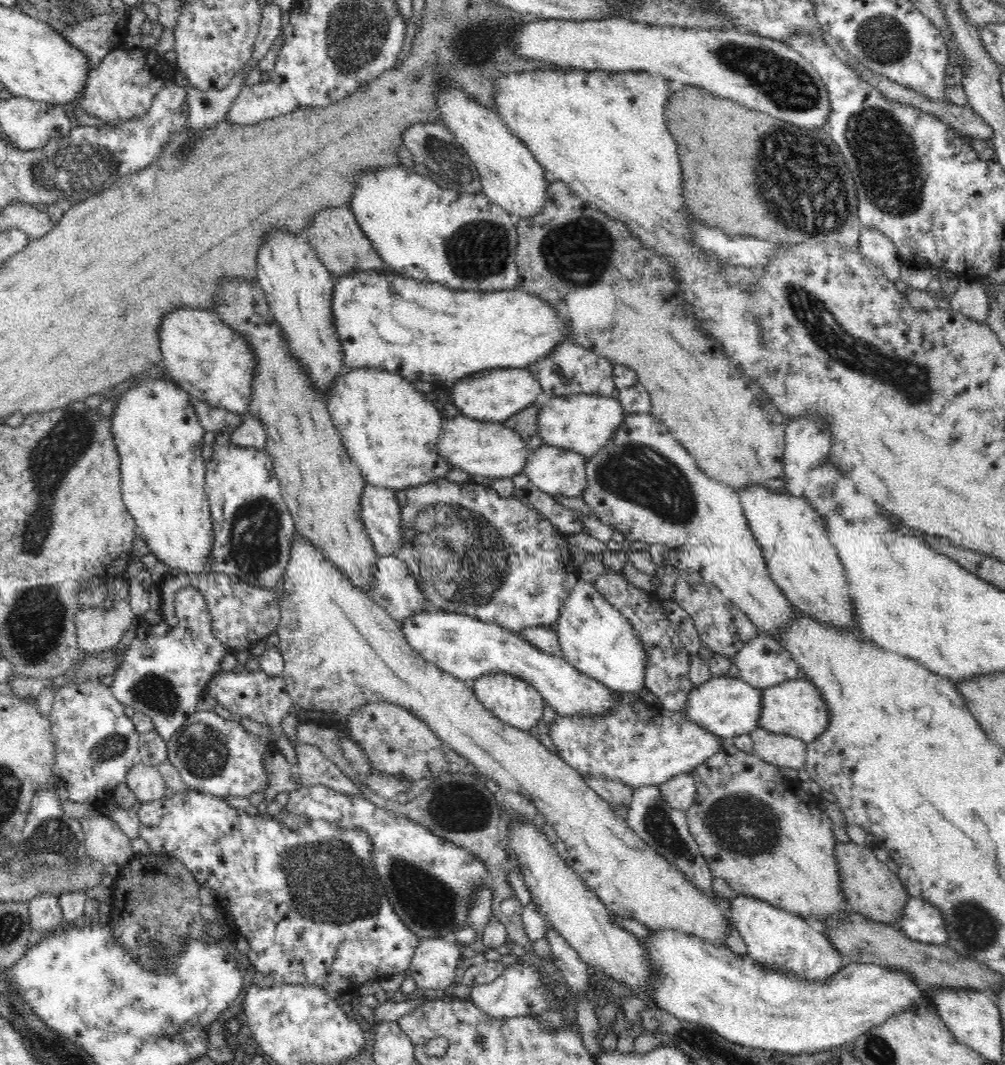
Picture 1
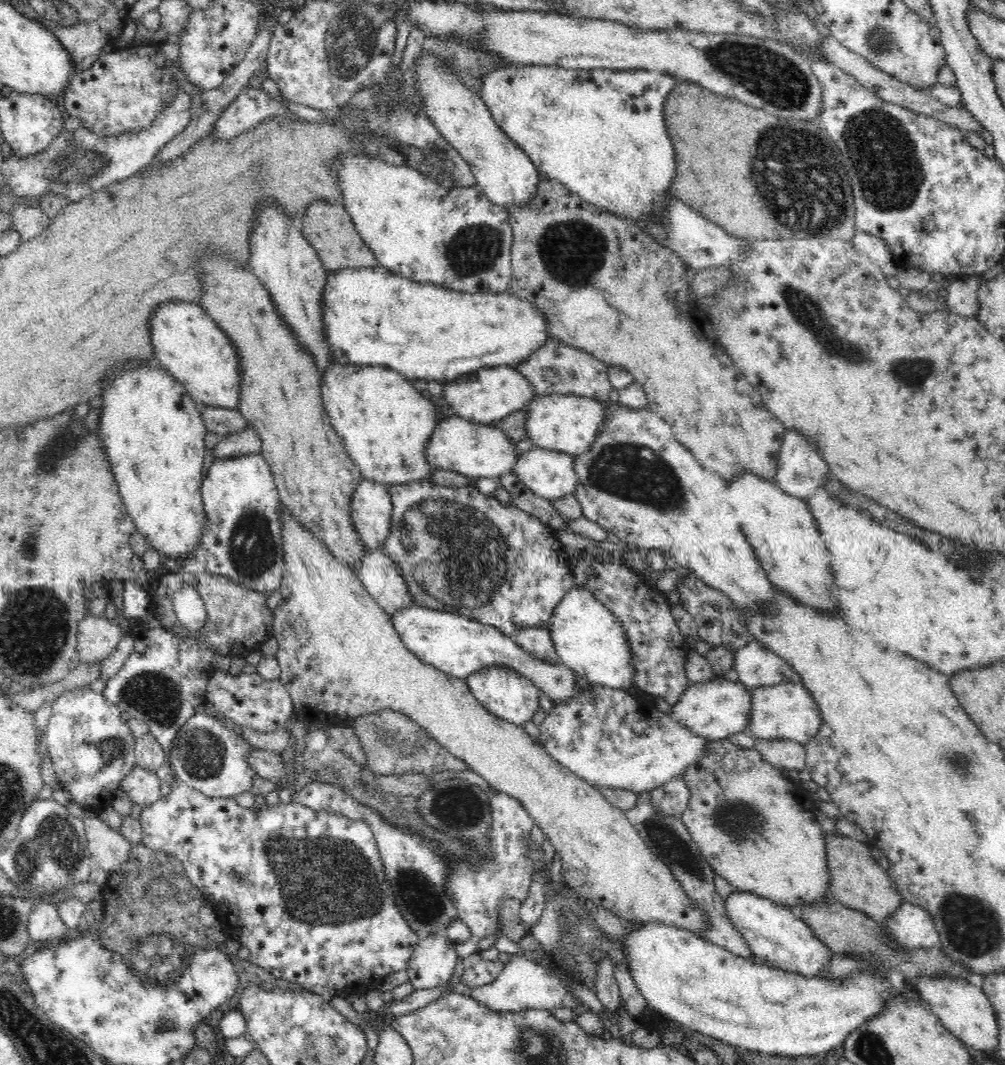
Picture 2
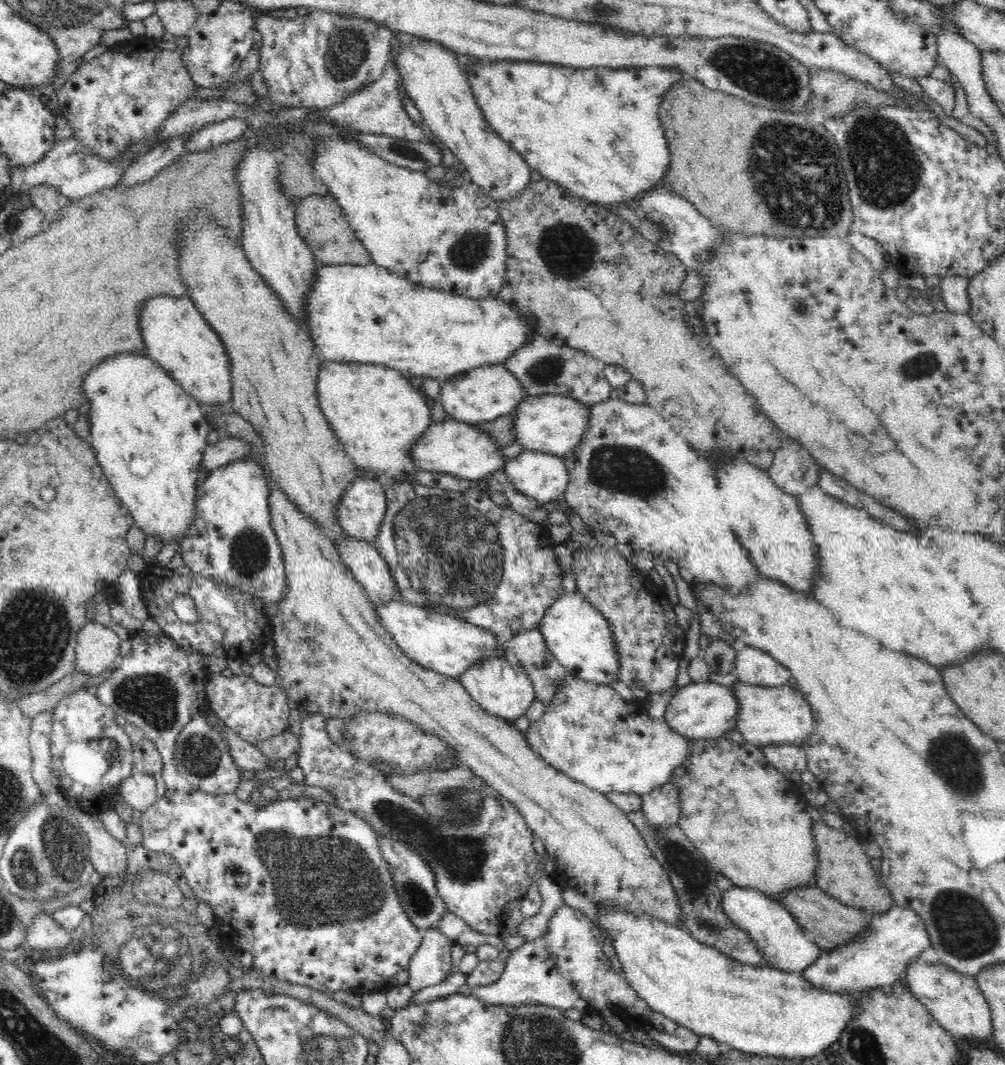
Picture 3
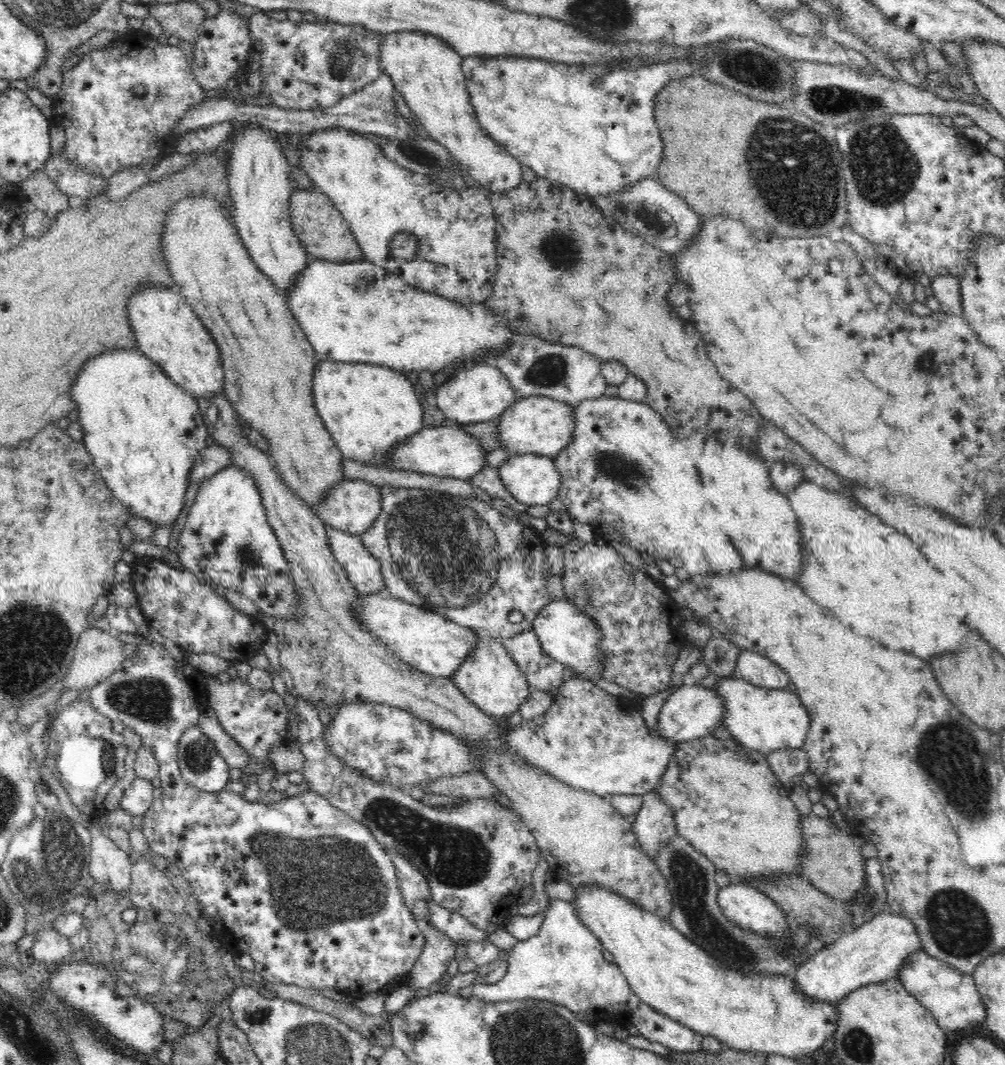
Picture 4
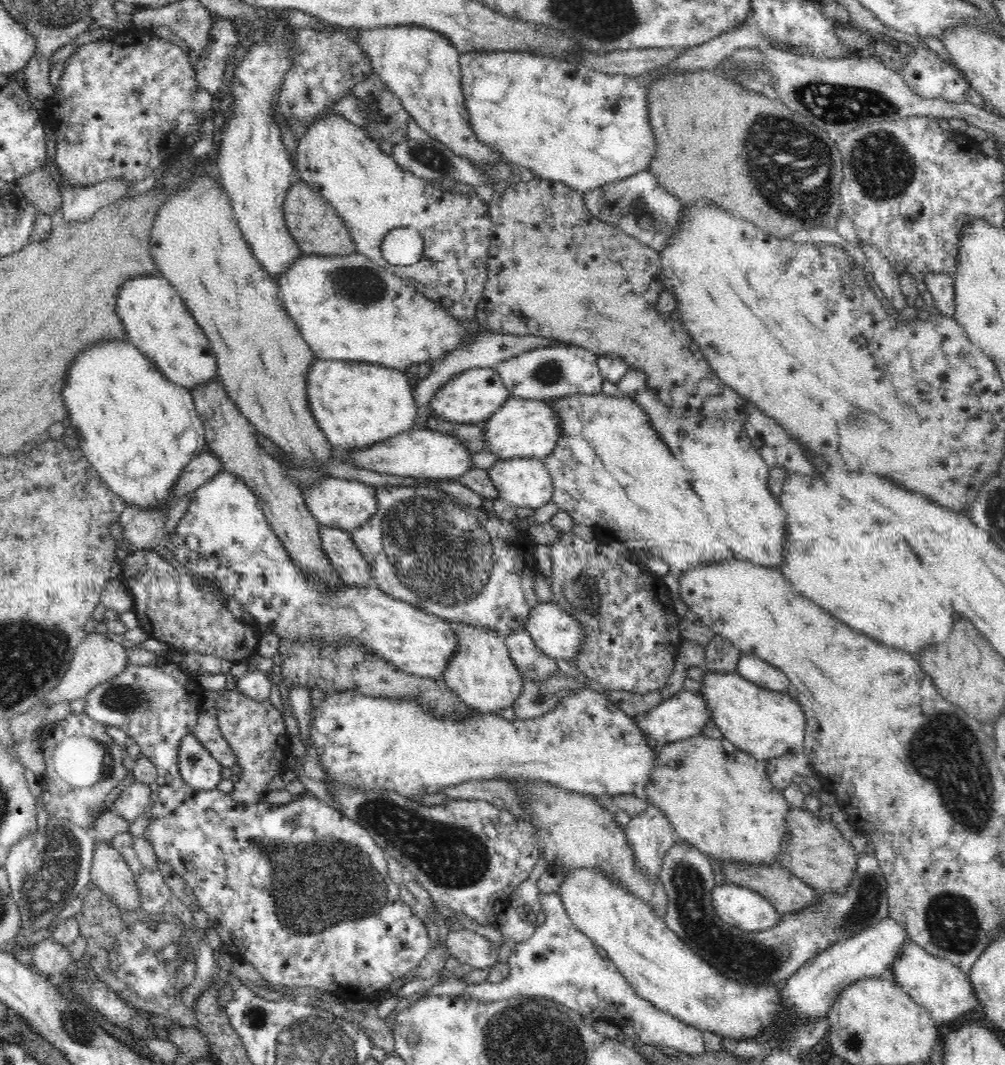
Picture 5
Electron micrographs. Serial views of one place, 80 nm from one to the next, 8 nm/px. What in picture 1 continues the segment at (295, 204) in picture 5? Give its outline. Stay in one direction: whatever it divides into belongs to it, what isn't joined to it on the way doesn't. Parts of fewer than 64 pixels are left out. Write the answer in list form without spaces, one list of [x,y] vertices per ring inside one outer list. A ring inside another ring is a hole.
[[[348,206],[318,212],[304,232],[307,234],[307,241],[316,251],[323,266],[330,271],[330,274],[333,274],[335,281],[344,273],[367,270],[390,272],[390,267],[379,257]]]

